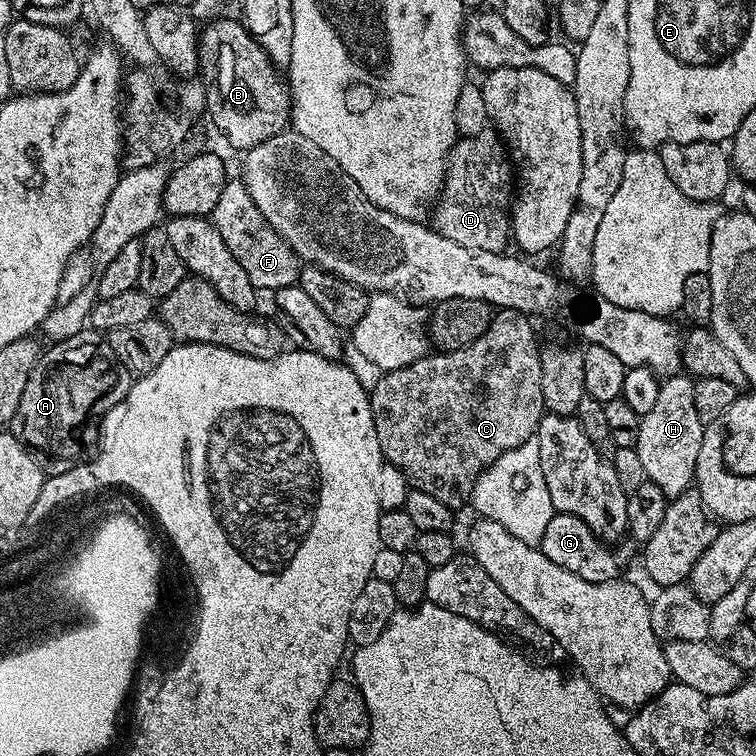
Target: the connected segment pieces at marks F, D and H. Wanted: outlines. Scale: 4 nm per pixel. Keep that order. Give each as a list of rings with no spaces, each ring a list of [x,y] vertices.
[[[232,178],[224,185],[222,198],[218,198],[218,206],[214,206],[210,219],[218,234],[222,234],[222,242],[226,242],[230,254],[238,258],[242,270],[246,270],[257,290],[285,288],[299,281],[300,255],[272,229],[266,218],[262,218],[262,210],[258,210],[254,198],[250,198],[250,190],[243,179]]]
[[[495,131],[457,139],[448,157],[443,189],[430,212],[430,224],[438,234],[478,250],[504,252],[510,244],[510,205],[514,199],[514,165],[503,140]]]
[[[677,374],[663,381],[650,414],[640,417],[638,442],[635,449],[648,479],[669,498],[680,496],[693,487],[696,478],[698,450],[702,450],[702,434],[706,422],[698,416],[694,400],[694,380],[691,375]]]

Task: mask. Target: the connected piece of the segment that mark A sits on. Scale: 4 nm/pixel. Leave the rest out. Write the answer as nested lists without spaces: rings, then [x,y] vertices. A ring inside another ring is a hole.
[[[85,330],[65,340],[57,340],[48,347],[41,351],[26,382],[26,390],[22,390],[22,402],[18,402],[14,421],[14,435],[31,449],[32,457],[44,471],[45,477],[66,474],[66,470],[81,463],[84,444],[80,439],[84,436],[84,427],[91,420],[99,421],[113,408],[123,404],[134,383],[132,373],[126,370],[126,366],[122,366],[103,332]]]

